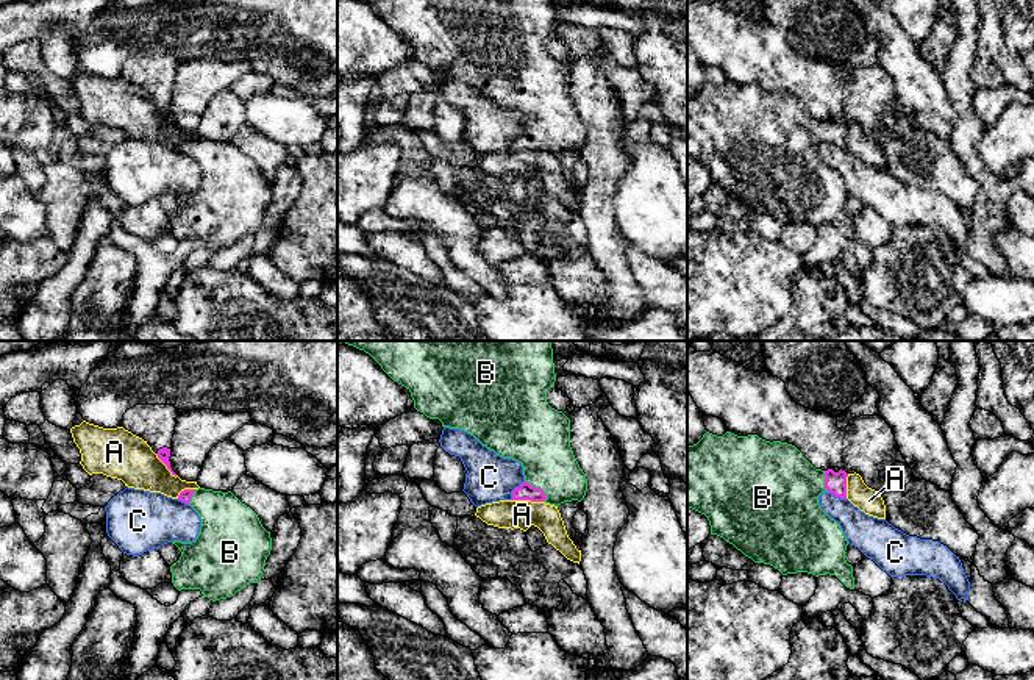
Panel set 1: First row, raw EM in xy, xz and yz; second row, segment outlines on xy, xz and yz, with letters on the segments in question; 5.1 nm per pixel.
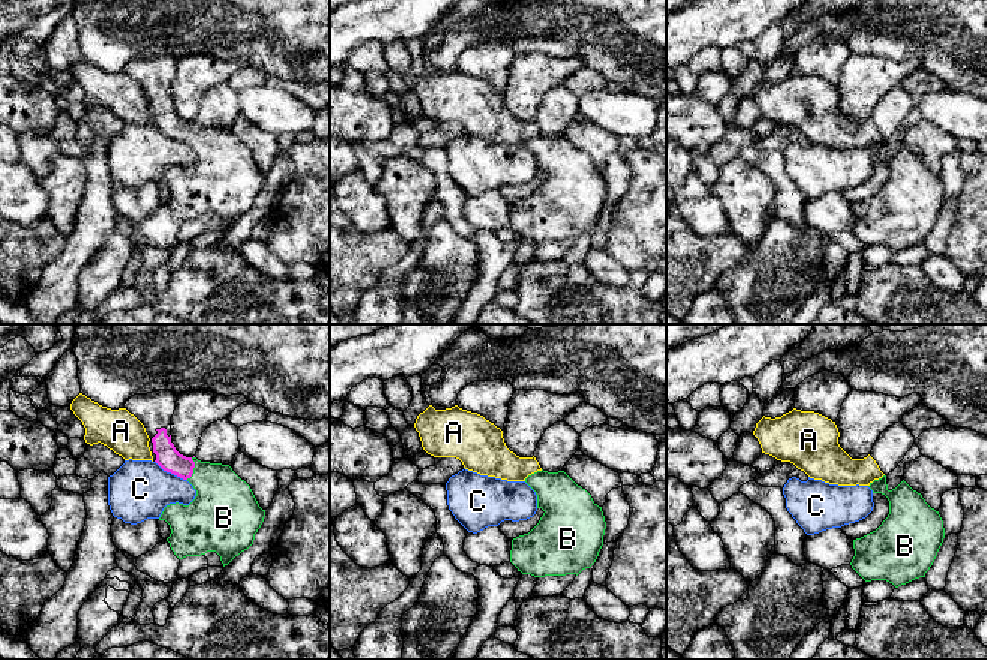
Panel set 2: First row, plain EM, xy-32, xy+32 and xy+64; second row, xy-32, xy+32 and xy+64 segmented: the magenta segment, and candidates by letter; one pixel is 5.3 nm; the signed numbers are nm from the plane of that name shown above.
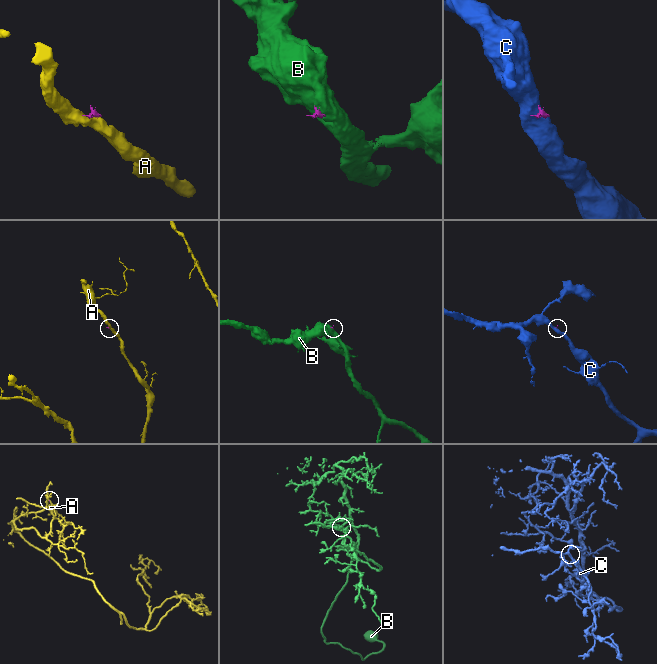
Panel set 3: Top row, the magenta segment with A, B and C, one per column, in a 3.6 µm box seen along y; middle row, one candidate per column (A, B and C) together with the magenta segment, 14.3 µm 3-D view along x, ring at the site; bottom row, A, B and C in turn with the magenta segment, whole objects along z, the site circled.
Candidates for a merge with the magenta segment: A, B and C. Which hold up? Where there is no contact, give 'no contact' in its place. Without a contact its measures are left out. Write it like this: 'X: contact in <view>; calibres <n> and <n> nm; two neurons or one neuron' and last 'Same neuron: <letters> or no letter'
A: contact in xz; calibres 90 and 150 nm; two neurons
B: contact in xz; calibres 90 and 300 nm; one neuron
C: contact in xz; calibres 90 and 240 nm; two neurons
Same neuron: B

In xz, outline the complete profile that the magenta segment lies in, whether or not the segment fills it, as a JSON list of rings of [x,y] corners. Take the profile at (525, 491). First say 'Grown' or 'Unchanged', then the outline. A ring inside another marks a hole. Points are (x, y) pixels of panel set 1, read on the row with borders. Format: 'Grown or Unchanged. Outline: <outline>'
Grown. Outline: [[[347,341],[345,344],[369,353],[394,381],[405,386],[411,392],[417,411],[430,419],[439,419],[442,427],[459,428],[473,435],[483,446],[500,456],[519,461],[523,466],[525,481],[512,491],[512,500],[545,502],[558,506],[564,502],[581,502],[584,499],[587,478],[570,447],[570,419],[562,411],[551,408],[547,402],[547,391],[556,381],[550,341]]]

